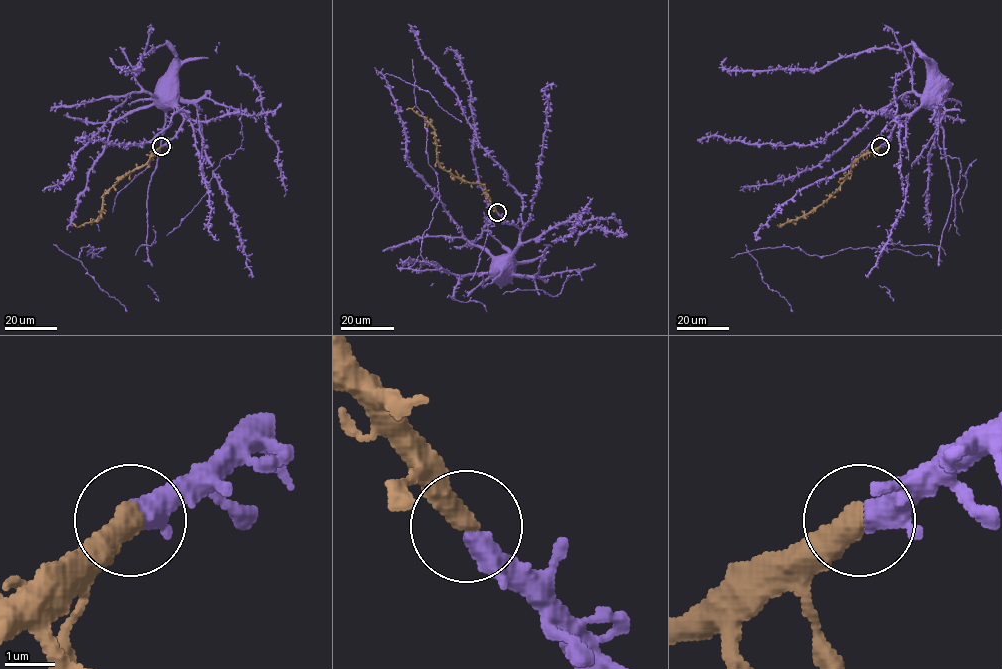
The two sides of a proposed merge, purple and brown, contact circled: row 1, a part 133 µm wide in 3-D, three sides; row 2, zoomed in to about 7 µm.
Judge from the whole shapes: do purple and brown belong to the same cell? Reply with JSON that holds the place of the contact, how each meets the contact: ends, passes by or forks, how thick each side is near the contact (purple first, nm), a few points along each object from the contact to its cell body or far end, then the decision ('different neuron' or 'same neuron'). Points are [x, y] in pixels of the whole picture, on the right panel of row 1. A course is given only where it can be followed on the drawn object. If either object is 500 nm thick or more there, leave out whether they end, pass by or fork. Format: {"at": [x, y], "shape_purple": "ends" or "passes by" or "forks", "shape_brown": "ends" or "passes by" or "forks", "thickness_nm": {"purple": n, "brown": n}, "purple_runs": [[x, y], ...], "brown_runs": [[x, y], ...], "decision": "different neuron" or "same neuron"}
{"at": [880, 146], "thickness_nm": {"purple": 340, "brown": 500}, "purple_runs": [[881, 146], [890, 138], [897, 121], [912, 112], [925, 99], [925, 94]], "brown_runs": [[880, 146], [853, 163], [844, 181], [825, 201], [779, 226], [780, 223]], "decision": "same neuron"}

